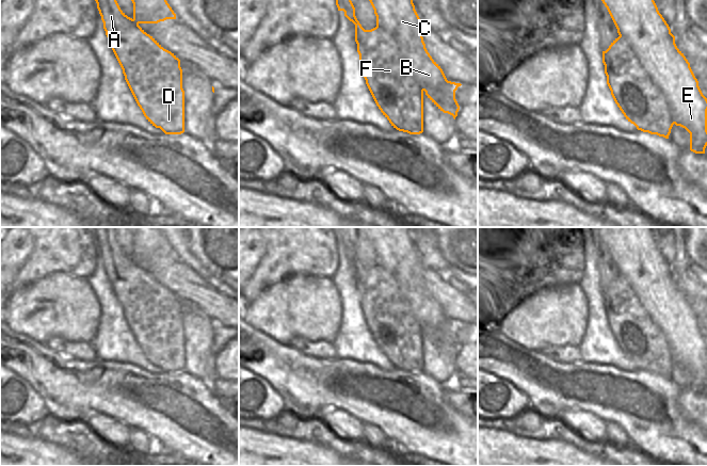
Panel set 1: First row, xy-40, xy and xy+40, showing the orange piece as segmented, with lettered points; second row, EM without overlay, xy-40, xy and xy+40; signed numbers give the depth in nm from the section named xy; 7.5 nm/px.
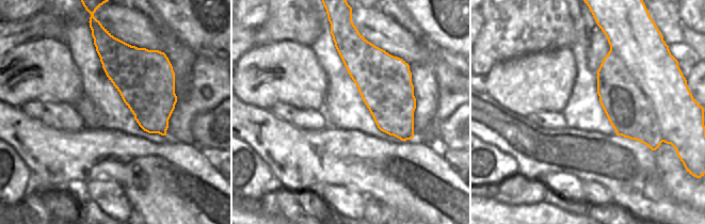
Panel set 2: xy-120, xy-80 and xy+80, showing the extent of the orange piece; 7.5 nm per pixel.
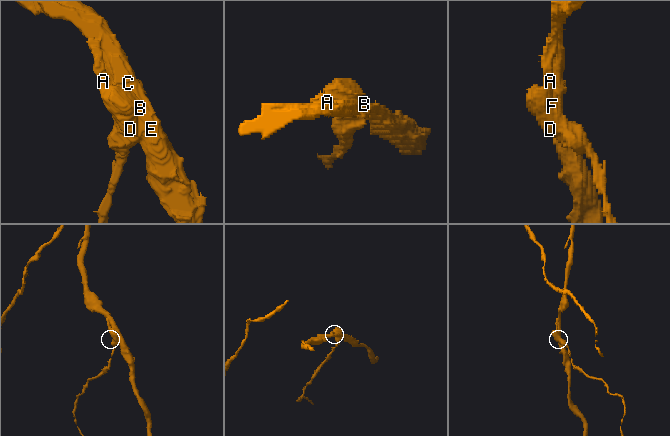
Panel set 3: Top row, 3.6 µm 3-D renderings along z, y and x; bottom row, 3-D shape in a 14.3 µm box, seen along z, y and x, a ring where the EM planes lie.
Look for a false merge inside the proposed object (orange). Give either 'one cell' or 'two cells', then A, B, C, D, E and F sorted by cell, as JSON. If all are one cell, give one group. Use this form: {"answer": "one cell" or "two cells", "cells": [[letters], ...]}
{"answer": "two cells", "cells": [["A", "D", "F"], ["B", "C", "E"]]}

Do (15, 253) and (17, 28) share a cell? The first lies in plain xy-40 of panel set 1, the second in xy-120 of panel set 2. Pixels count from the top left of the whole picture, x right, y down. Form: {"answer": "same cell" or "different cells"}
{"answer": "different cells"}

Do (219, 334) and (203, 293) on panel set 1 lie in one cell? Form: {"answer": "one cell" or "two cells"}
{"answer": "two cells"}

